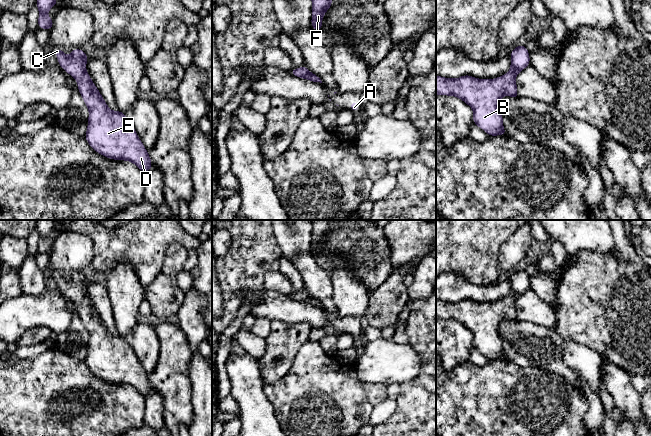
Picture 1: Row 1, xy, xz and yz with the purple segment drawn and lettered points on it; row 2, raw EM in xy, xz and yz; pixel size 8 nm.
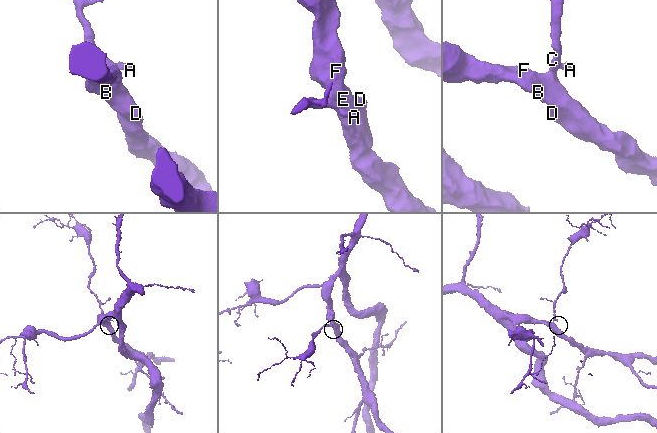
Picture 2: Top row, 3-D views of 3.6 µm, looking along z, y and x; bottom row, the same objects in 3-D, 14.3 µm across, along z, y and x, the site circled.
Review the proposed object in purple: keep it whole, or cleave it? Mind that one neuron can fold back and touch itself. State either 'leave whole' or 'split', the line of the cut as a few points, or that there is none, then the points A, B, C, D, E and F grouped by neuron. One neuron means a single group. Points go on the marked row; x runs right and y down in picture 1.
leave whole | no cut | A B C D E F

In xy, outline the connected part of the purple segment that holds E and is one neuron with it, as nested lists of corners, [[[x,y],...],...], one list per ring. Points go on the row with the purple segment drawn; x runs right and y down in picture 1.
[[[55,48],[54,53],[63,70],[75,78],[79,93],[89,110],[84,138],[91,148],[109,159],[130,161],[143,173],[150,170],[152,161],[133,125],[124,113],[109,109],[87,73],[89,57],[81,48],[73,49],[70,56],[66,56],[59,48]]]

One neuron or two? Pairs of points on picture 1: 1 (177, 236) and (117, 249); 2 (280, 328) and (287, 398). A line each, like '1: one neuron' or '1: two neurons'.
1: one neuron
2: two neurons

